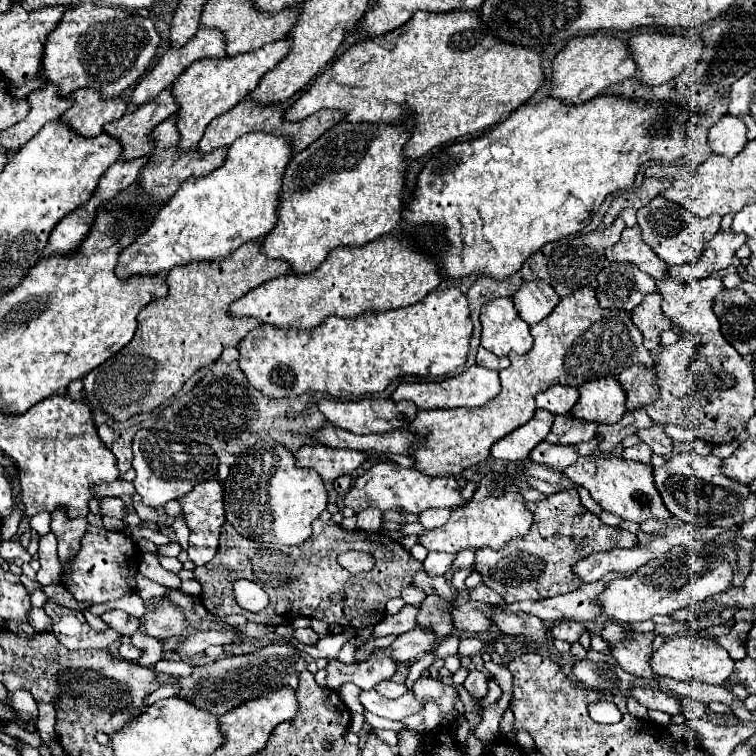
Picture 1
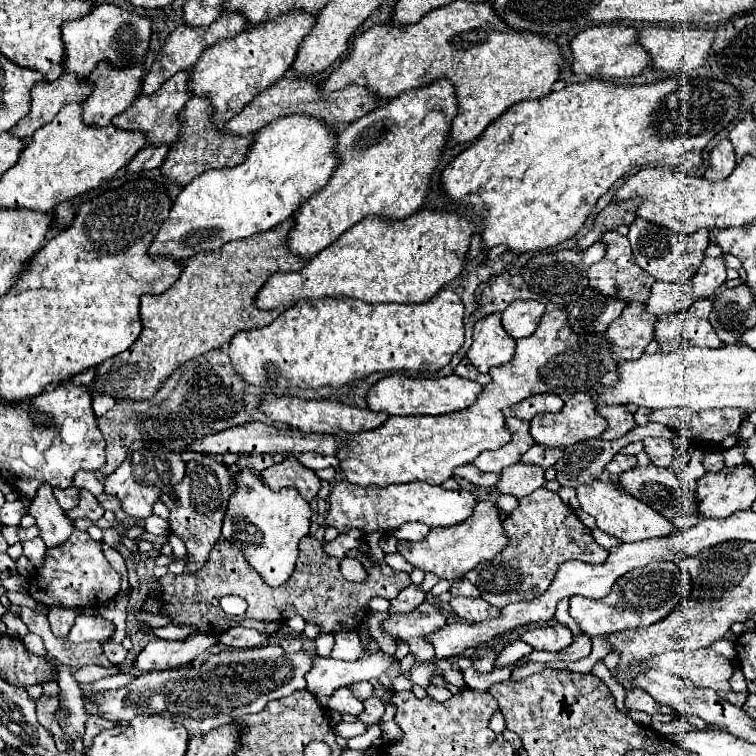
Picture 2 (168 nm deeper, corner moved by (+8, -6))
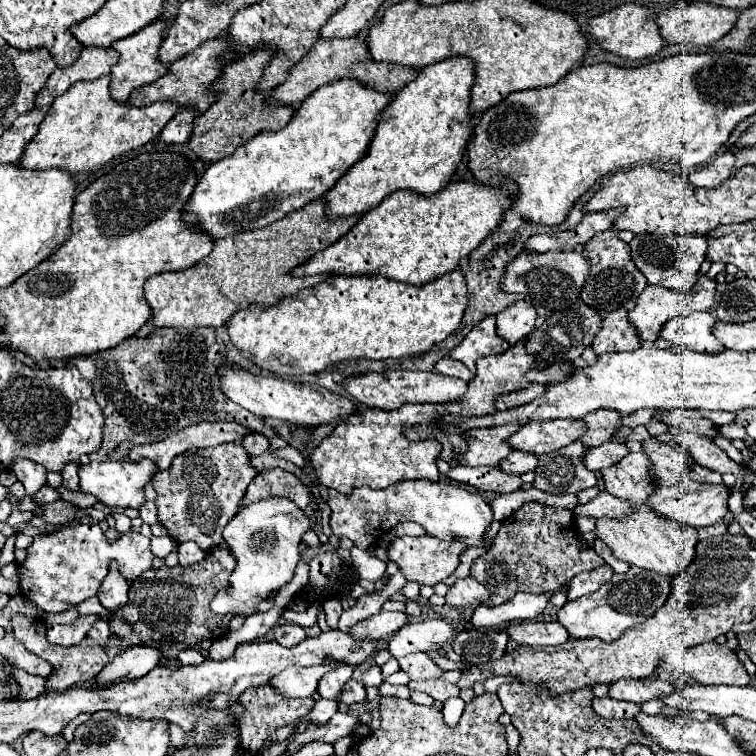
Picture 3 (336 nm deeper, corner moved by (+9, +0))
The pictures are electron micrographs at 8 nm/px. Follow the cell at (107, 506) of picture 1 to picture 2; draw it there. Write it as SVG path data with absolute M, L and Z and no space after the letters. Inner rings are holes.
M85 489L79 491L79 505L73 507L73 509L69 509L69 511L65 511L65 515L71 521L75 521L79 517L87 517L91 521L99 521L103 517L103 513L105 513L105 509L99 507L97 499L89 491L85 491Z

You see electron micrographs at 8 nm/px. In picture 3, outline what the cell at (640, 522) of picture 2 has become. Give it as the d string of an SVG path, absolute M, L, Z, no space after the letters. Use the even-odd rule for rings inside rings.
M644 505L634 507L632 513L622 519L596 519L594 533L614 551L618 559L642 569L664 573L670 579L680 575L694 559L694 547L698 541L696 529L684 529L684 525L676 525L676 521L660 521L660 517L650 513L650 509L644 509Z

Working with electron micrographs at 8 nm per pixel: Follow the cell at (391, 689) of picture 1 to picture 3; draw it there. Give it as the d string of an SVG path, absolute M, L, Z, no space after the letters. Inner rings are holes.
M336 713L326 725L322 727L316 727L316 725L310 725L304 733L298 733L292 741L292 745L288 747L288 751L296 751L300 745L308 743L308 741L326 741L326 743L334 743L342 737L350 737L356 727L362 725L360 717L358 715L348 715L348 713Z

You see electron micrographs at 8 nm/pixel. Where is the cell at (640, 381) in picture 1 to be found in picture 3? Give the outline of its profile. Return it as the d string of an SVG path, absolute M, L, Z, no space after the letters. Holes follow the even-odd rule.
M600 409L600 413L588 413L584 421L588 423L588 431L580 437L580 441L590 447L598 447L610 441L612 435L622 427L620 413L612 413L610 409Z

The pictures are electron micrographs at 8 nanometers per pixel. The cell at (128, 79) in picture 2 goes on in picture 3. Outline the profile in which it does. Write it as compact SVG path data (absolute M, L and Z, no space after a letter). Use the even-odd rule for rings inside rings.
M150 23L148 27L140 29L138 33L112 43L112 49L116 49L118 55L120 55L114 69L112 69L112 75L110 75L110 93L112 93L112 99L116 103L128 101L128 95L136 87L148 85L148 83L156 81L160 75L164 75L168 71L168 67L158 61L158 47L162 43L162 29L164 27L166 27L164 23Z

